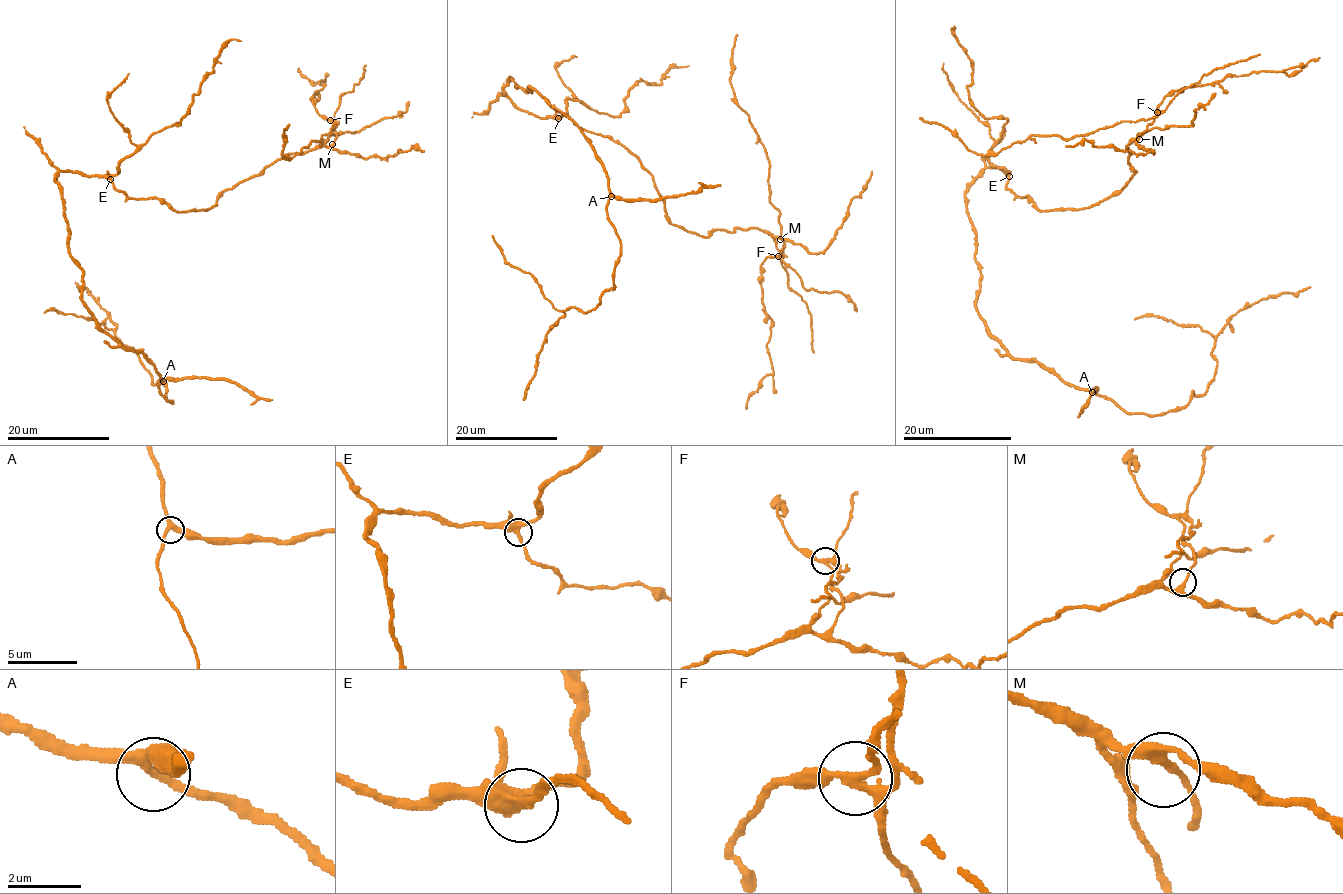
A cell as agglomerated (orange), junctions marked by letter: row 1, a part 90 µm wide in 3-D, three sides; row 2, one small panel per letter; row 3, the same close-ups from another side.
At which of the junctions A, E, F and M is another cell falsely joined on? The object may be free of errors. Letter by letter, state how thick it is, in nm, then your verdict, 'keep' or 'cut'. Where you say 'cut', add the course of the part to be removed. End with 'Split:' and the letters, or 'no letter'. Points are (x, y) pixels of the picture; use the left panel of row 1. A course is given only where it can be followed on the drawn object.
A: 280 nm | keep
E: 400 nm | keep
F: 240 nm | cut | (330, 120), (336, 126), (322, 136), (321, 144), (312, 140), (286, 159), (282, 156), (284, 130), (289, 124)
M: 200 nm | keep
Split: F

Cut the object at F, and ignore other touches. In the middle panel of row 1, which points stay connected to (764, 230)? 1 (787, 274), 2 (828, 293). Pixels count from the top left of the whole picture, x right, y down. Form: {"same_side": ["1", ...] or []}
{"same_side": ["2"]}

